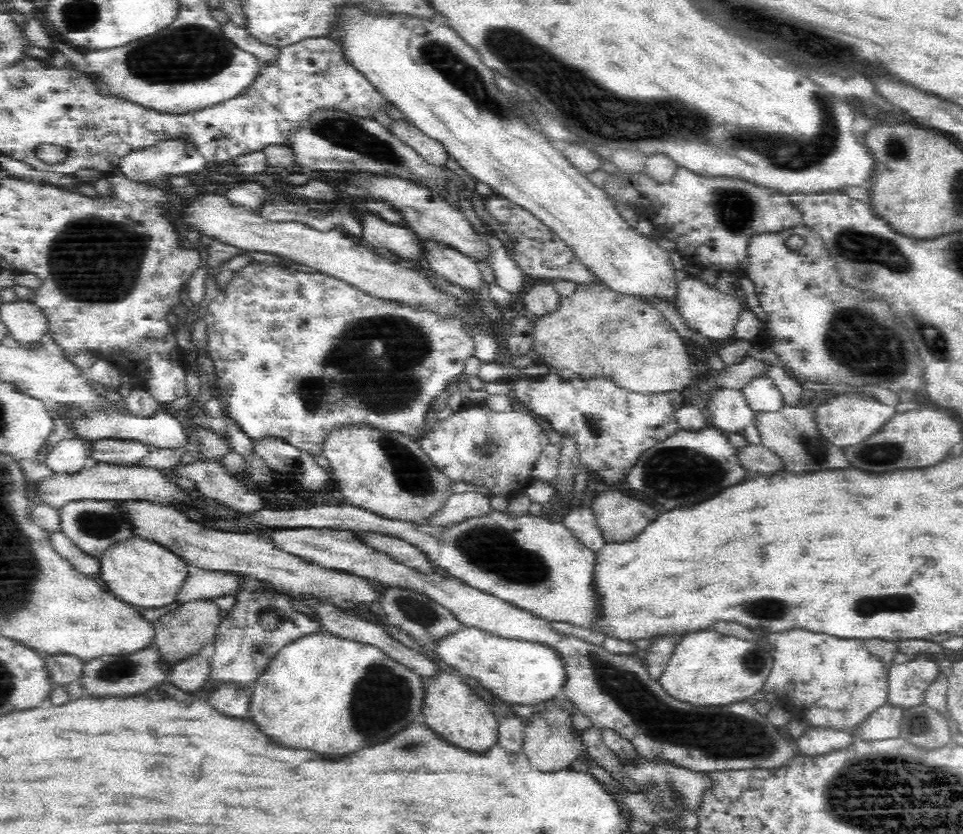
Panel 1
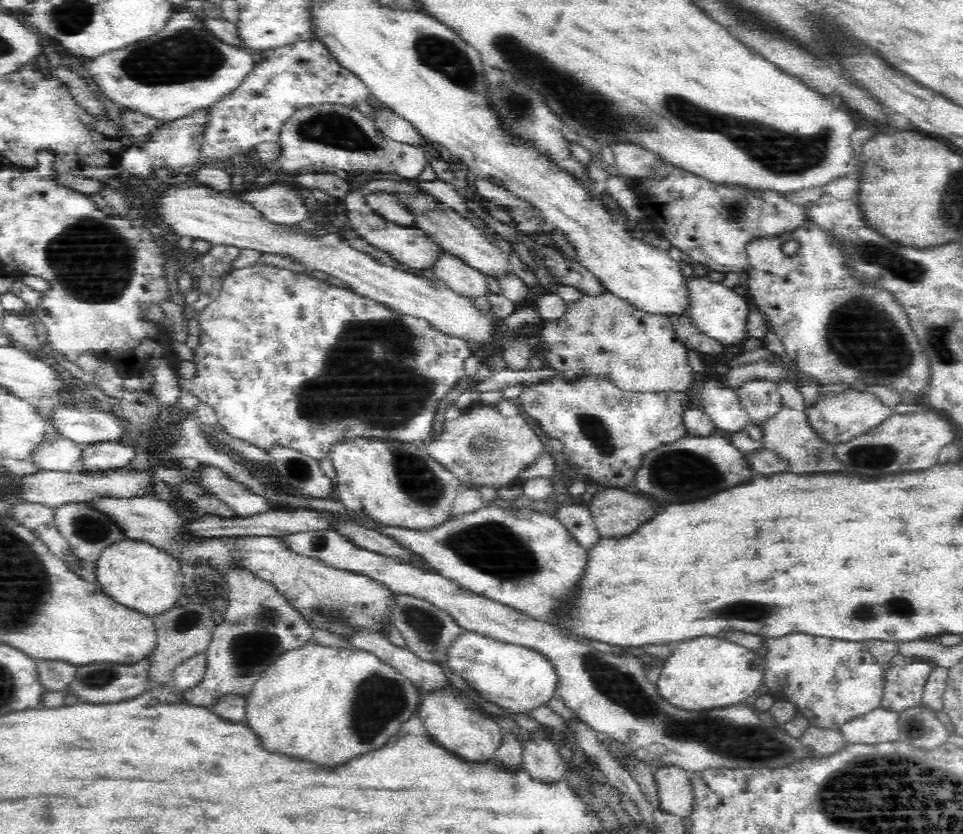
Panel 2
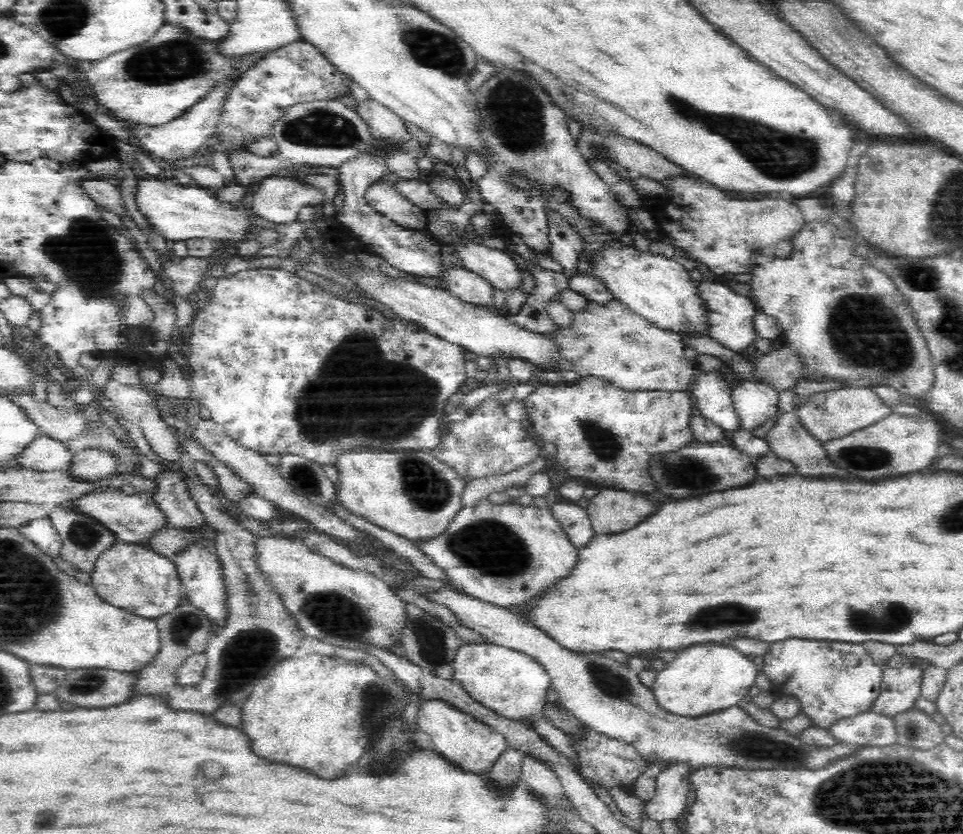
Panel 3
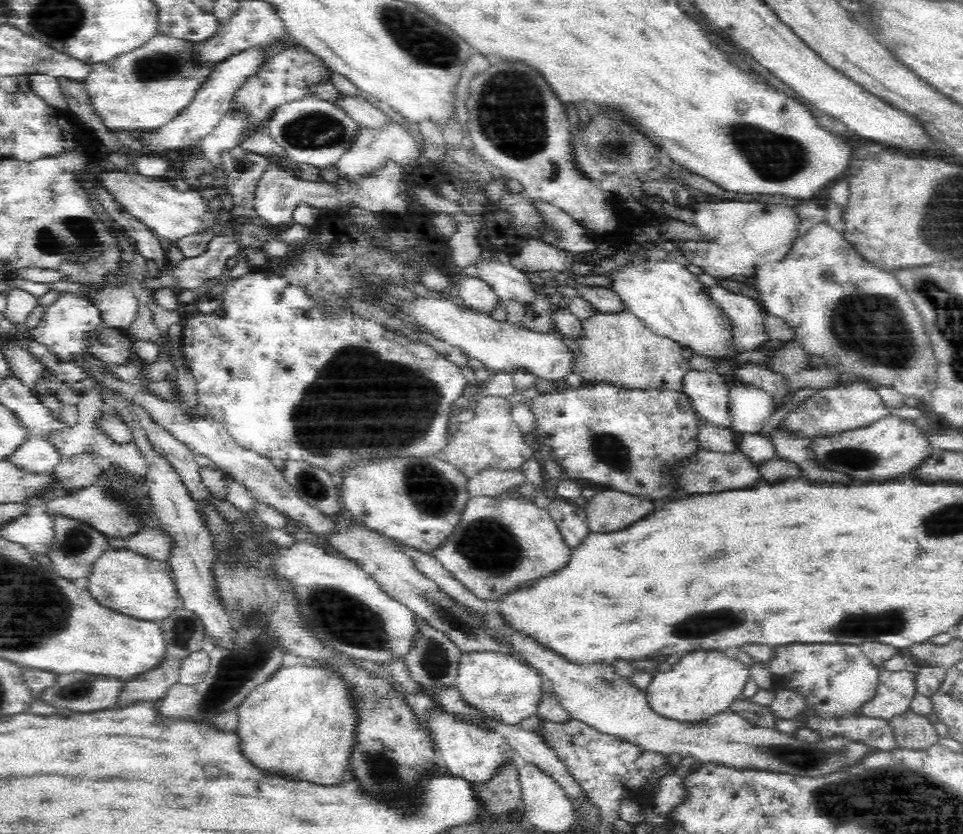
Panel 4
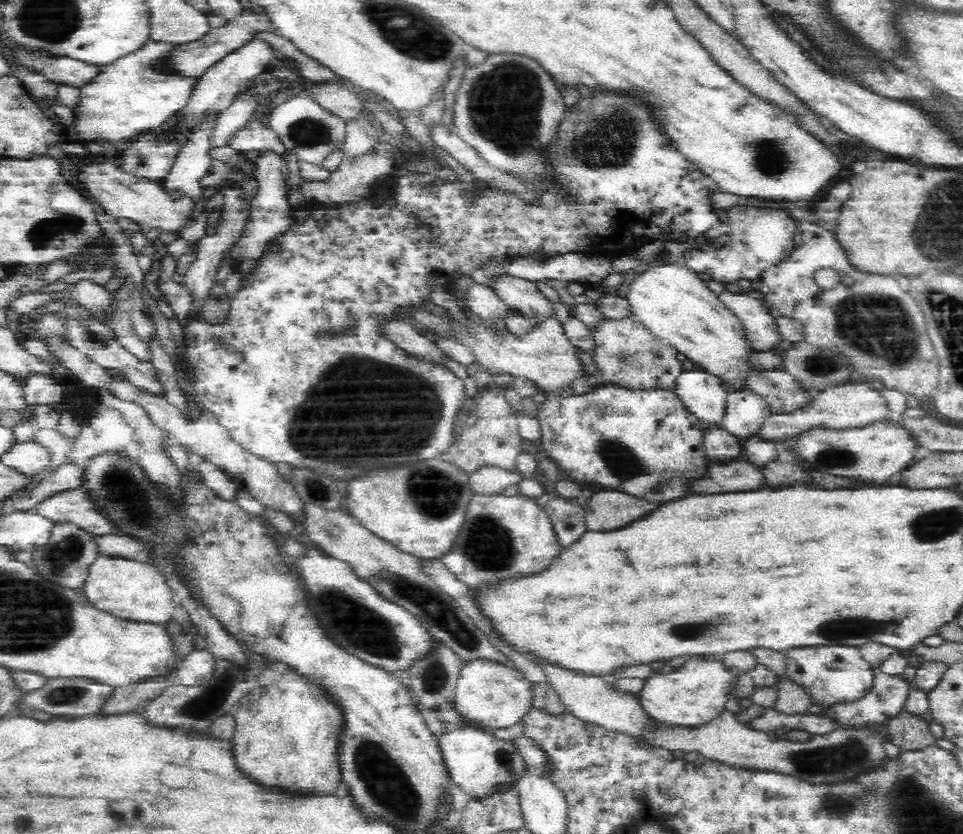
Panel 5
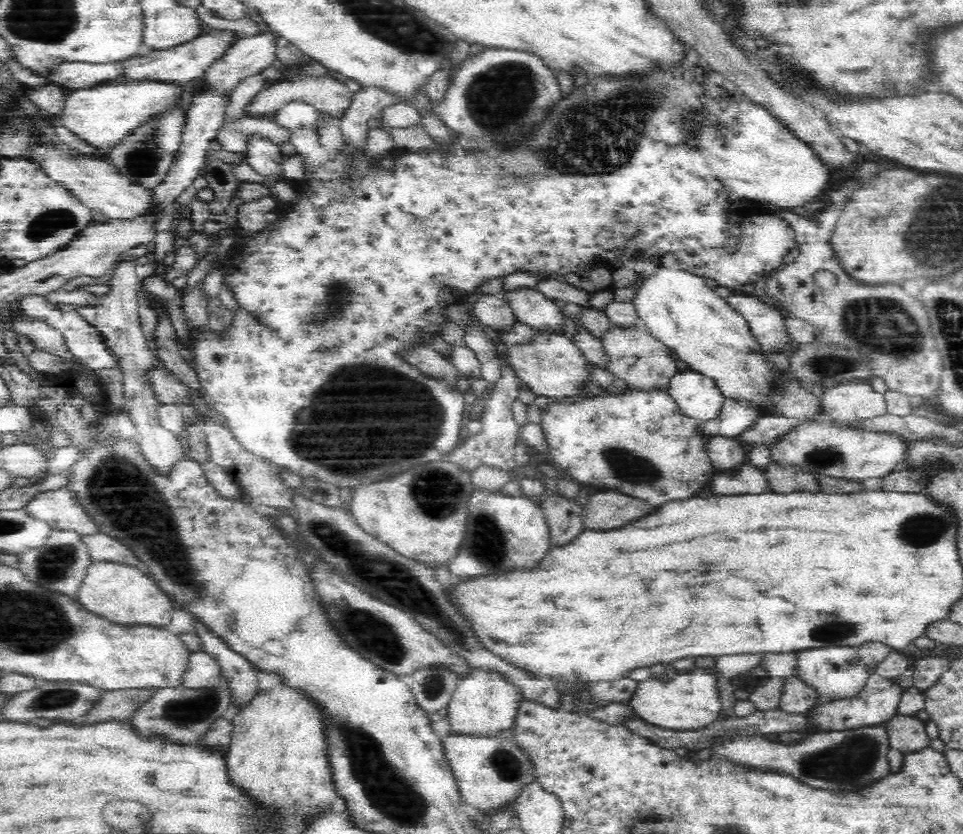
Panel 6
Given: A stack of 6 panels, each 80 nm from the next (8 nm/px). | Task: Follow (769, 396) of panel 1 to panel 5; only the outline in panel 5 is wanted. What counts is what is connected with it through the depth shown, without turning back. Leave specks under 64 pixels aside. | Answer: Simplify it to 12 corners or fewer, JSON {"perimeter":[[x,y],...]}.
{"perimeter":[[752,391],[729,392],[720,429],[749,438],[770,414]]}

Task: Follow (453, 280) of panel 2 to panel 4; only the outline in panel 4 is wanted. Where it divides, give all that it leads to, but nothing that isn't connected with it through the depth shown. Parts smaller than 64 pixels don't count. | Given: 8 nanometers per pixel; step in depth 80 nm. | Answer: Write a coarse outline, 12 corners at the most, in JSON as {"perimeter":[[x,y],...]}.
{"perimeter":[[478,277],[454,289],[464,307],[490,315],[500,304],[495,290]]}

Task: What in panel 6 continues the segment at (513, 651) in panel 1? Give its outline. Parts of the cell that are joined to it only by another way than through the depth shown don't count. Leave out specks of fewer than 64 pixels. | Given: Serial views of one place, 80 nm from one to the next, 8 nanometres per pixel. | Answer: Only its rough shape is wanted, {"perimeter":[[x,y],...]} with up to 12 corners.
{"perimeter":[[476,669],[446,706],[450,736],[498,737],[521,692]]}

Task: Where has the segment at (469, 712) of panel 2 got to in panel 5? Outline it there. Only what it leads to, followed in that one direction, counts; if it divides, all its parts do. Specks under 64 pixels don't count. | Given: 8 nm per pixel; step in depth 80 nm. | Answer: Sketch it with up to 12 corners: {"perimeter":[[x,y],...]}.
{"perimeter":[[464,726],[440,737],[454,783],[474,801],[528,773],[516,742]]}

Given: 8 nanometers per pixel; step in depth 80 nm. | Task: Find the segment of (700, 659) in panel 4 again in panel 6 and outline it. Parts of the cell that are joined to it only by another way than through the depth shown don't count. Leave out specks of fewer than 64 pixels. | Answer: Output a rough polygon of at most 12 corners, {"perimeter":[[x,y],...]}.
{"perimeter":[[696,668],[639,682],[627,706],[658,730],[697,731],[723,714]]}

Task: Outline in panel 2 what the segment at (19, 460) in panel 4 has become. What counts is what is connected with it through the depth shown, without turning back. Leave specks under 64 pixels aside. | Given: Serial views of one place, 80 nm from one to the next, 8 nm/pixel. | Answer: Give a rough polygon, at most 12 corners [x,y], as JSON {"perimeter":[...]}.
{"perimeter":[[62,437],[36,444],[28,460],[42,470],[75,471],[79,444]]}

